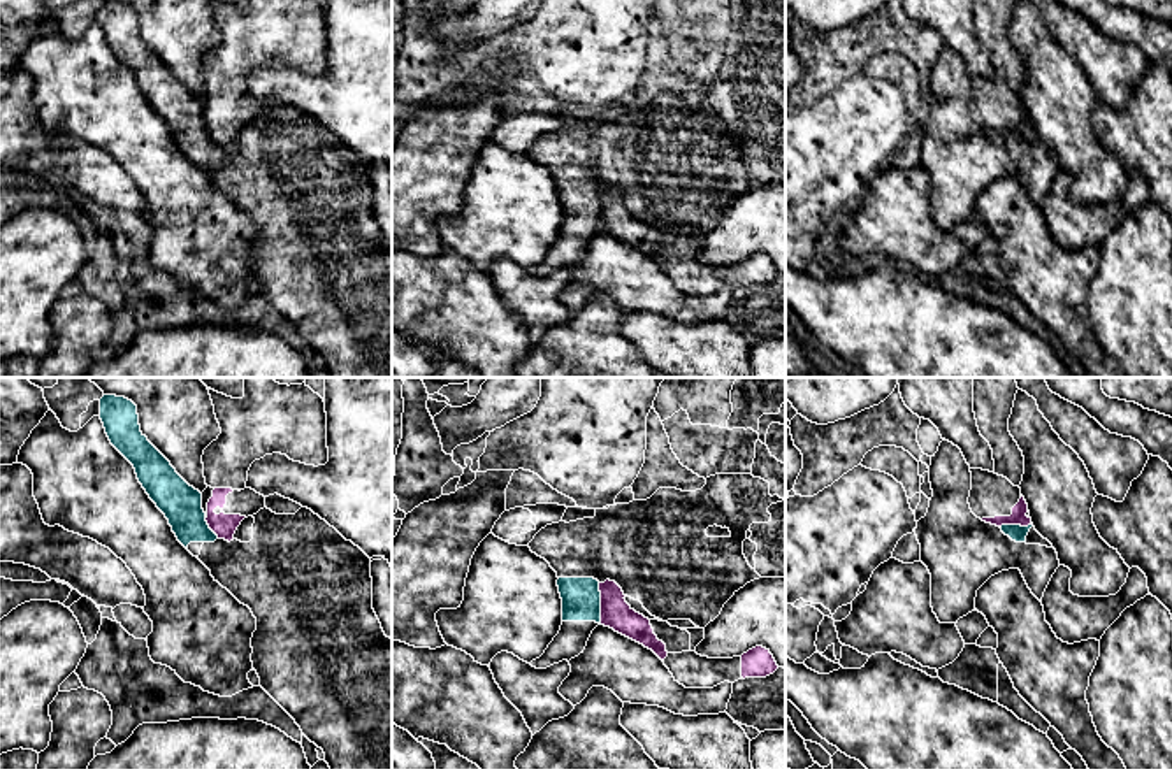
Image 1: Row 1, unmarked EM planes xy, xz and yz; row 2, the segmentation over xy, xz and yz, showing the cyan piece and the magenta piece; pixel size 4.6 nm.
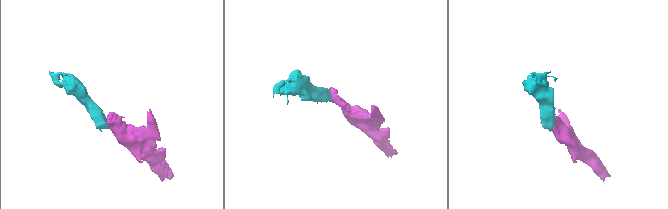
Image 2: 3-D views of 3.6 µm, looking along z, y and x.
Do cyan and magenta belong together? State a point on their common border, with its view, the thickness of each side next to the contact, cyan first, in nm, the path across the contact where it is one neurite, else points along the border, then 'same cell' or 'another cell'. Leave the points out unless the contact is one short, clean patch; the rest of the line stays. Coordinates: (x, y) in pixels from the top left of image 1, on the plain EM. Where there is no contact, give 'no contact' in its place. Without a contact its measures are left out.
xz (600, 211) | 180/140 nm | along xz (598, 190), (601, 230) | another cell

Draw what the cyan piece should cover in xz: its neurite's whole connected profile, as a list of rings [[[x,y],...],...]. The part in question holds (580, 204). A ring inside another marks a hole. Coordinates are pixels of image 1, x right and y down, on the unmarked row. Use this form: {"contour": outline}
{"contour": [[[559,184],[562,205],[562,232],[545,260],[532,267],[536,276],[546,276],[583,260],[592,237],[601,232],[601,198],[594,184]]]}

